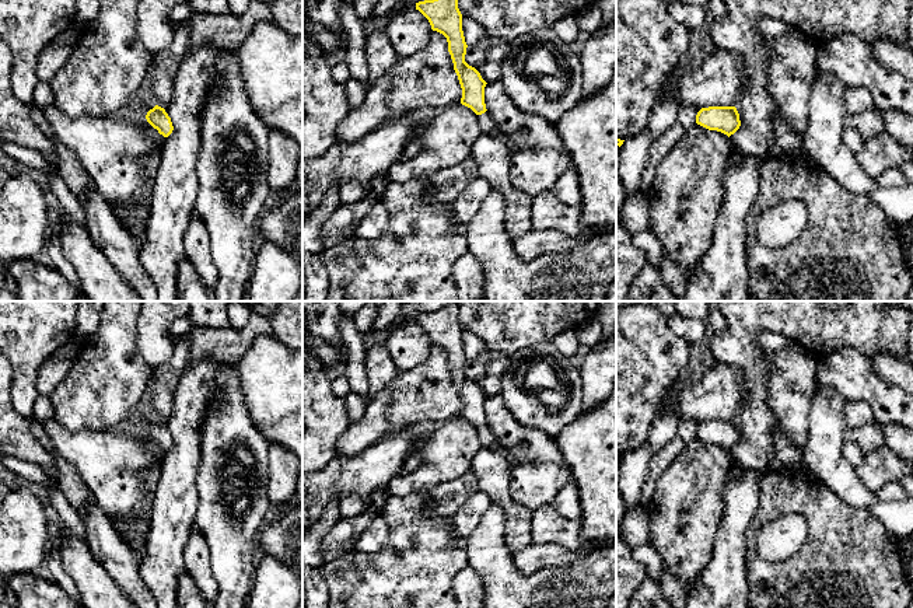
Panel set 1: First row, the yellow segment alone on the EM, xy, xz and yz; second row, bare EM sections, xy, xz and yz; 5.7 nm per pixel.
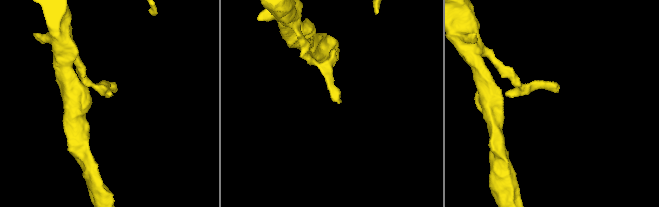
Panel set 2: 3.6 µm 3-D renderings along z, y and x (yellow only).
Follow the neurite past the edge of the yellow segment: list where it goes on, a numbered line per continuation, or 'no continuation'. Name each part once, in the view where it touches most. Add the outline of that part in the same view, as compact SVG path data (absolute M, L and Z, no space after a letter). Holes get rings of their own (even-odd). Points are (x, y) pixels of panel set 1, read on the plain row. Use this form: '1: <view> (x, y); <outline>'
1: xz (488, 439); M487 424L482 429L478 429L478 434L482 447L503 450L500 440L494 436L494 433L490 430Z

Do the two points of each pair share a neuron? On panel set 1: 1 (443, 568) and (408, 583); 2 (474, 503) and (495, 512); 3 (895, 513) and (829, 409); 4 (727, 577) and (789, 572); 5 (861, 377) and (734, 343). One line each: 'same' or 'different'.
1: same
2: different
3: same
4: different
5: different

